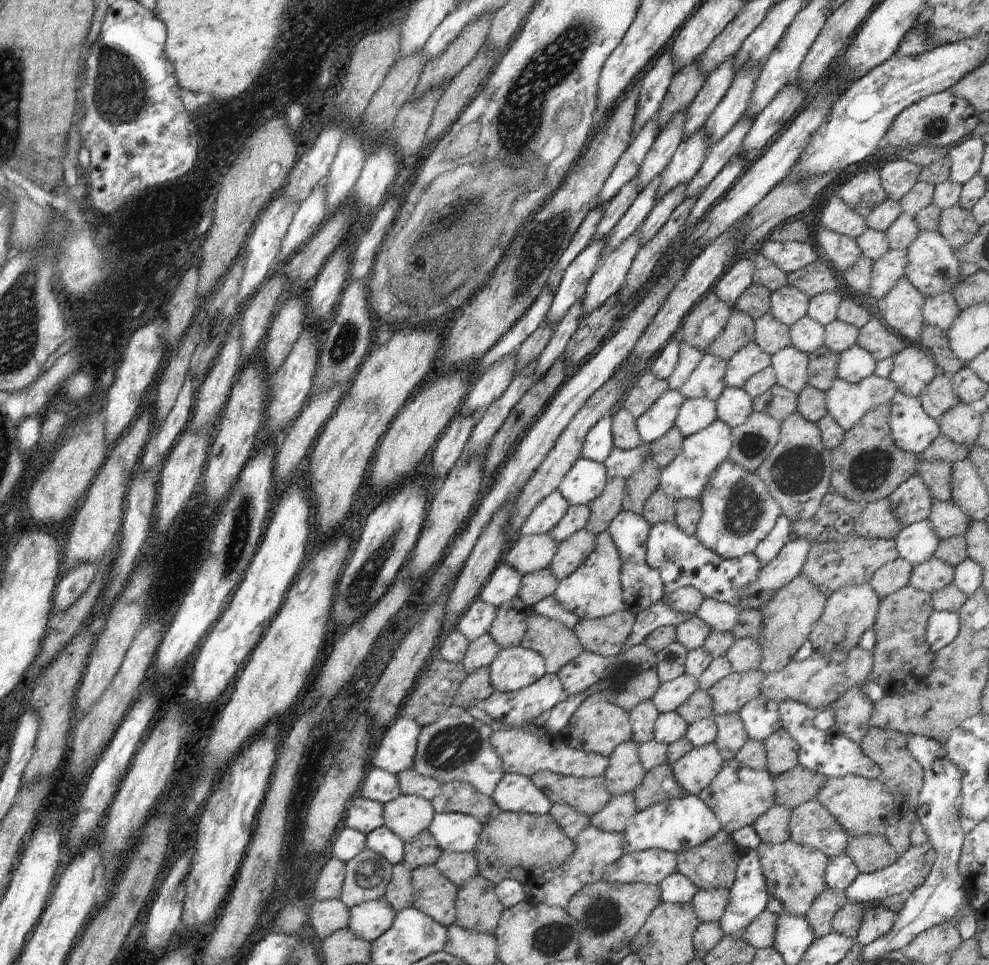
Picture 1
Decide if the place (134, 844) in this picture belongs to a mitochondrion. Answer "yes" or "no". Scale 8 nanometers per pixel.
no

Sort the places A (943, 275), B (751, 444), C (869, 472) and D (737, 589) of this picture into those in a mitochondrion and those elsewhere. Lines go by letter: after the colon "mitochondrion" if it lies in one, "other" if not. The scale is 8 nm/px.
A: mitochondrion
B: mitochondrion
C: mitochondrion
D: other

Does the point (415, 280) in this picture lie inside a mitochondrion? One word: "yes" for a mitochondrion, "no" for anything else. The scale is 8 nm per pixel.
yes

